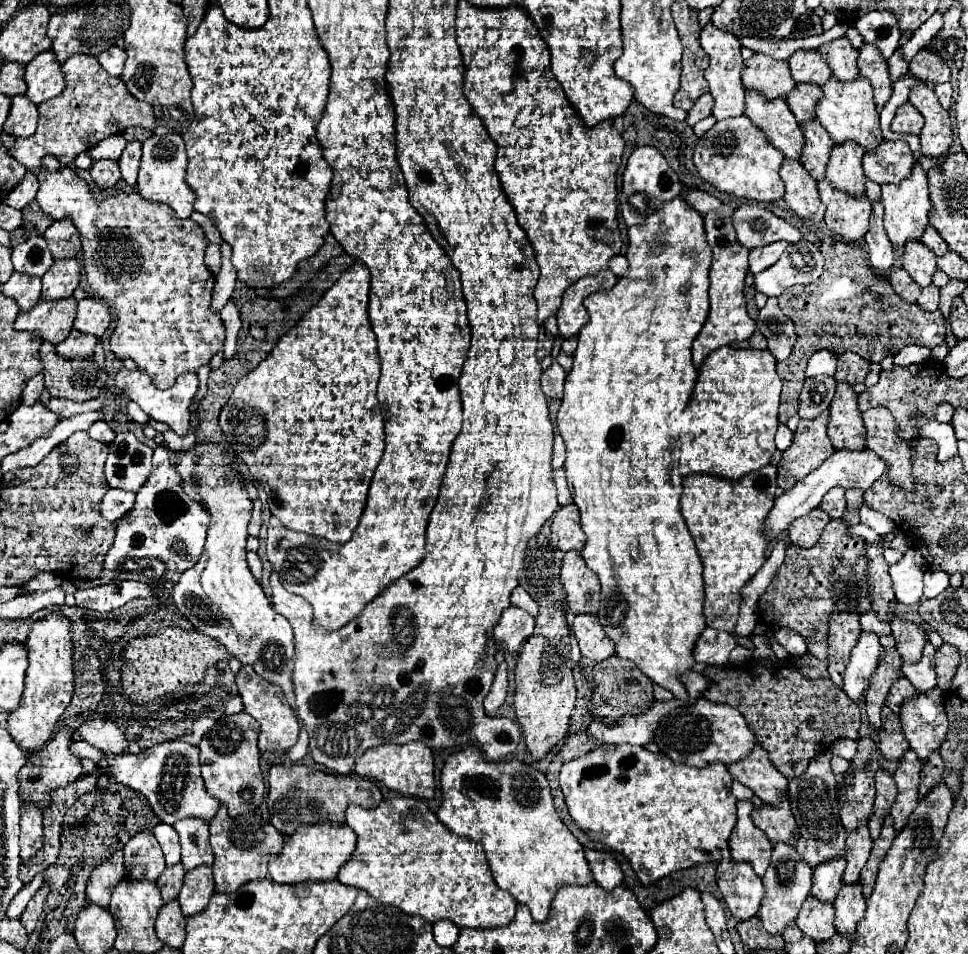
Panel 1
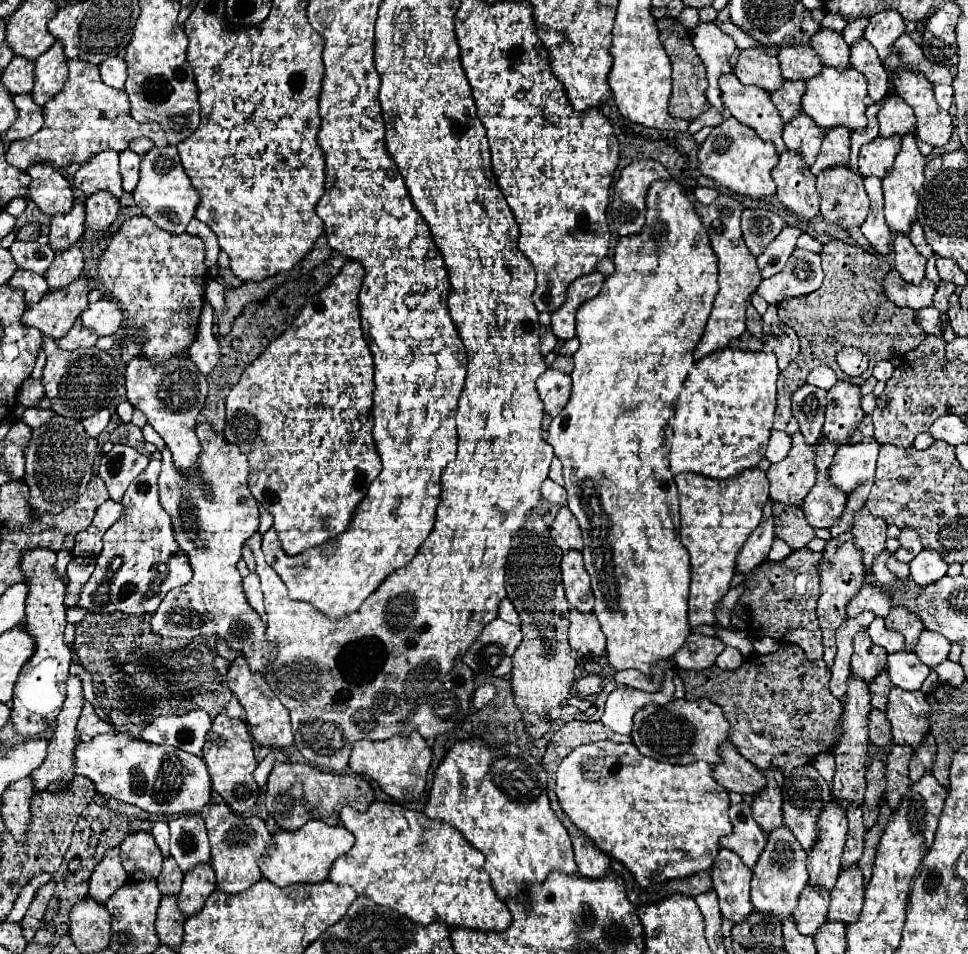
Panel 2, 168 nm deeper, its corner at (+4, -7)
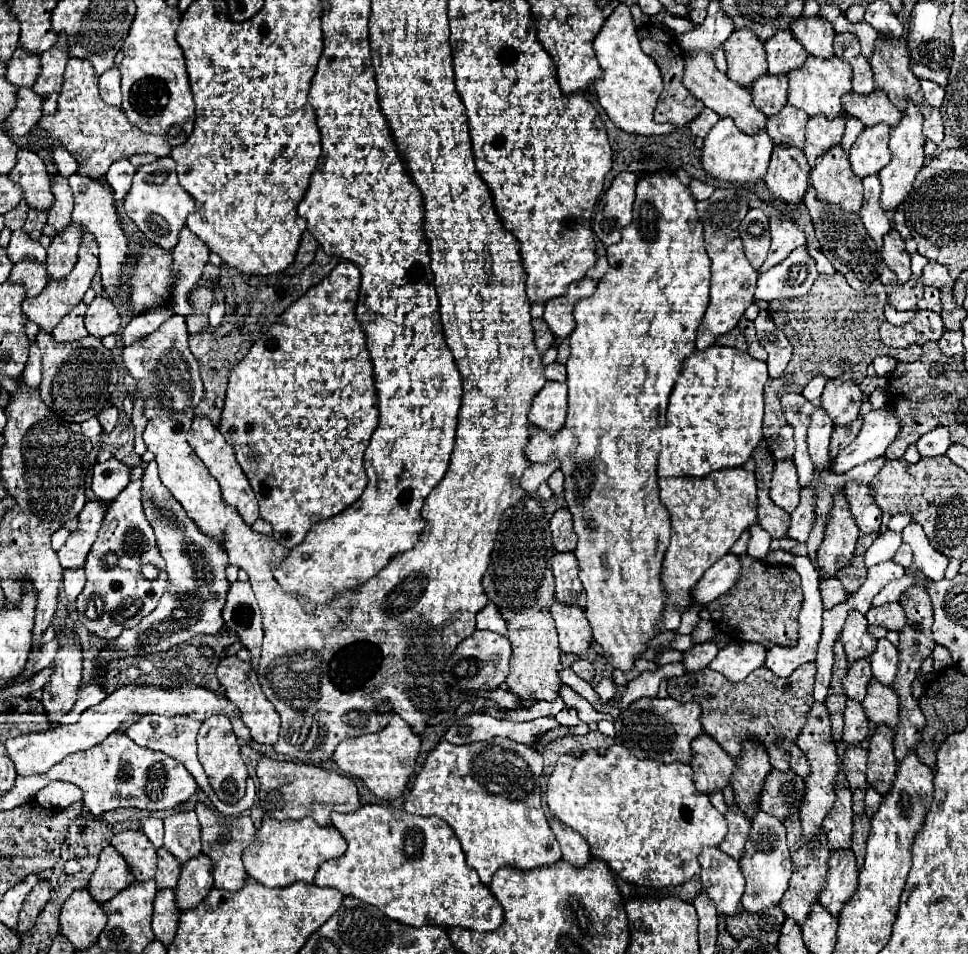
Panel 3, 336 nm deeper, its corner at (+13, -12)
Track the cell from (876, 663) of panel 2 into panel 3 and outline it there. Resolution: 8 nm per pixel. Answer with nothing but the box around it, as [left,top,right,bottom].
[840,611,876,663]

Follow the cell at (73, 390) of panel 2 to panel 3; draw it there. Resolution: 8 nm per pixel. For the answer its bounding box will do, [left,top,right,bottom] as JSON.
[36,329,118,423]

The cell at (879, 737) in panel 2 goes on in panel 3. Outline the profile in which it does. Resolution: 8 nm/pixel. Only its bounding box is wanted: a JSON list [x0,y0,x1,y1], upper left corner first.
[842,699,870,745]

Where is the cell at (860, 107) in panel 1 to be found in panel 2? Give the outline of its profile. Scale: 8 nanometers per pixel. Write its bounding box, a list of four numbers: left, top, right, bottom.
[803,68,867,130]

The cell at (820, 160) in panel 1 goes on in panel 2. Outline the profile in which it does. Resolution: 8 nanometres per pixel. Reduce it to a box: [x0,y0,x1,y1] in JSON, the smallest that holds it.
[783,114,823,166]

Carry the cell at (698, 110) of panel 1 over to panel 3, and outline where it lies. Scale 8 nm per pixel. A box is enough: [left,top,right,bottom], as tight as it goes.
[690,109,720,137]

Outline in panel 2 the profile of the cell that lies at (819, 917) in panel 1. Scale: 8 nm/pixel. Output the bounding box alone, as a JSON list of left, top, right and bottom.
[793,886,829,936]

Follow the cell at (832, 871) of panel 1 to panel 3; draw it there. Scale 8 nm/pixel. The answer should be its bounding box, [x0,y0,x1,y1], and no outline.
[796,701,838,839]

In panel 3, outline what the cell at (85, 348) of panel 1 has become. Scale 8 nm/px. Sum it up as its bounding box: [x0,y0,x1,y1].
[52,303,88,343]

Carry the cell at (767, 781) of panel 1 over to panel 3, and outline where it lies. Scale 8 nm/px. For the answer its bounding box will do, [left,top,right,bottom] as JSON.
[690,733,734,795]

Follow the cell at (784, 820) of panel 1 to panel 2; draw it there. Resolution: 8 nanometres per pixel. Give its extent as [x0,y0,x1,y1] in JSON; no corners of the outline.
[751,770,783,834]

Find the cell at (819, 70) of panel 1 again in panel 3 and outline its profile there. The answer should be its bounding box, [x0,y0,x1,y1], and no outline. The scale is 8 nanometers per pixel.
[764,29,808,73]

